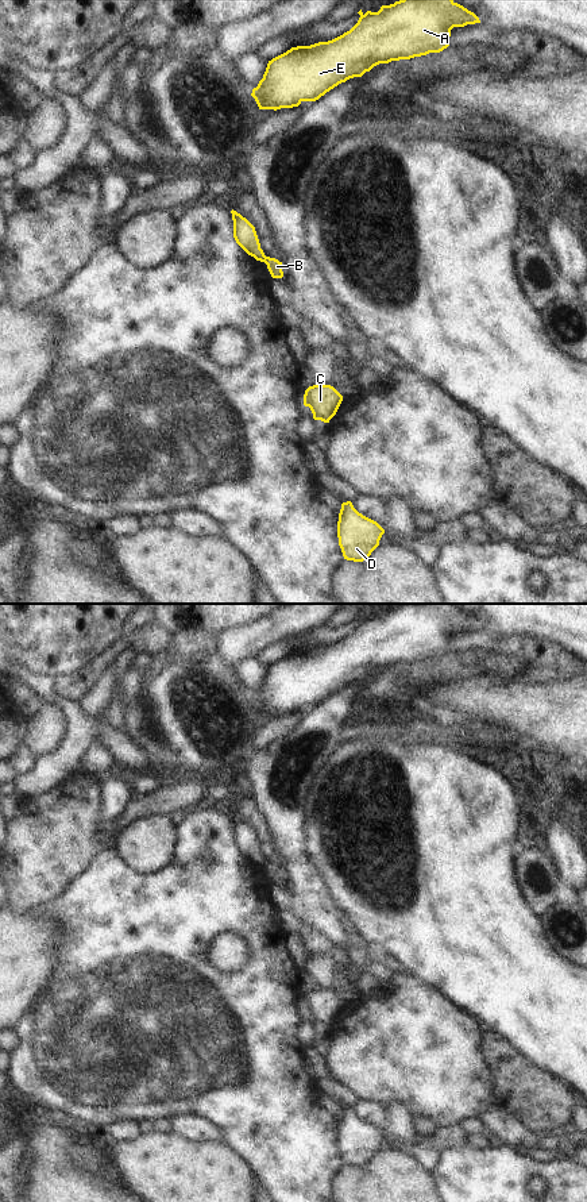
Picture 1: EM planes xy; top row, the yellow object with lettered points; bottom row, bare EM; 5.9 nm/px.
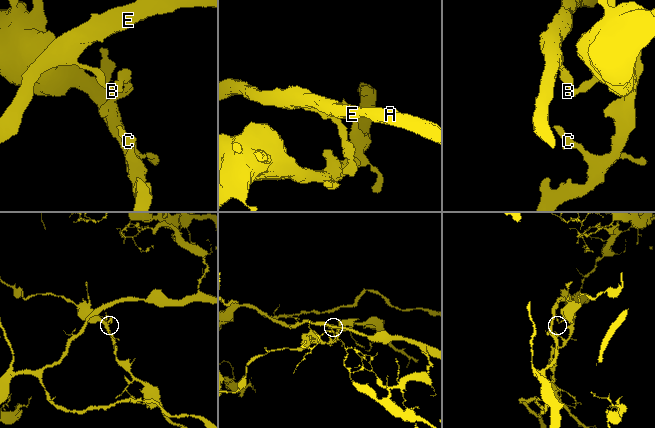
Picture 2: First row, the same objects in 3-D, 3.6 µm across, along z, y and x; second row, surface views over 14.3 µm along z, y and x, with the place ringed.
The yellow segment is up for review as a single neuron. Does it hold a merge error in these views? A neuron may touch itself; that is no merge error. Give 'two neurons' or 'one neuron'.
two neurons

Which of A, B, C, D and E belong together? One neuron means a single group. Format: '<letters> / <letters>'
A E / B C D

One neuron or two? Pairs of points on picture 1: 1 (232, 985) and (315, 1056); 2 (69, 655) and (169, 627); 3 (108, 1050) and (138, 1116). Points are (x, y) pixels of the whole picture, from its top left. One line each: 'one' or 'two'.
1: two
2: two
3: one

